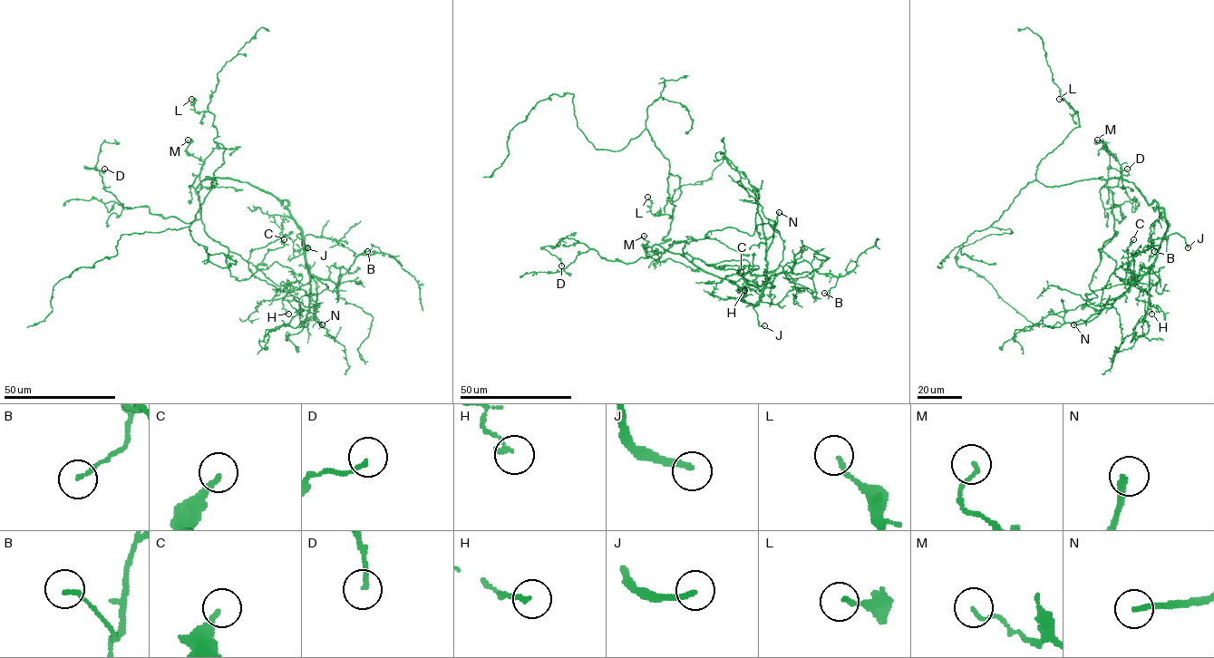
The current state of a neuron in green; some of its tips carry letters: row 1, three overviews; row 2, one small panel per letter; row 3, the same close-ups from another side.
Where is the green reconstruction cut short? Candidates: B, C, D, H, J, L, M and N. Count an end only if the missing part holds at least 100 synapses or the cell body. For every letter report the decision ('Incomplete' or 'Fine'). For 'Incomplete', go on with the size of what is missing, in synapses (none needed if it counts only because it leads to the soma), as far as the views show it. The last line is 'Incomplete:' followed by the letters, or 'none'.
B: Fine
C: Fine
D: Fine
H: Fine
J: Incomplete
L: Fine
M: Fine
N: Fine
Incomplete: J

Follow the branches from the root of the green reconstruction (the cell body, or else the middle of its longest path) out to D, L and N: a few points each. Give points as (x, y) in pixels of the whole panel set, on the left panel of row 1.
D: (214, 179), (196, 189), (200, 217), (186, 223), (148, 207), (123, 208), (100, 171), (87, 168), (104, 169)
L: (214, 179), (224, 147), (213, 140), (214, 115), (196, 112), (191, 99)
N: (214, 179), (203, 180), (247, 181), (281, 204), (288, 202), (285, 207), (301, 233), (309, 310), (322, 324)

